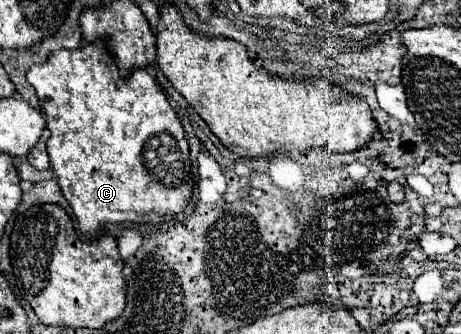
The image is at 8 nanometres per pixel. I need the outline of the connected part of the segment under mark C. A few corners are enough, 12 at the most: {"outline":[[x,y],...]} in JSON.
{"outline":[[83,40],[27,72],[91,240],[181,214],[189,144],[147,70]]}

